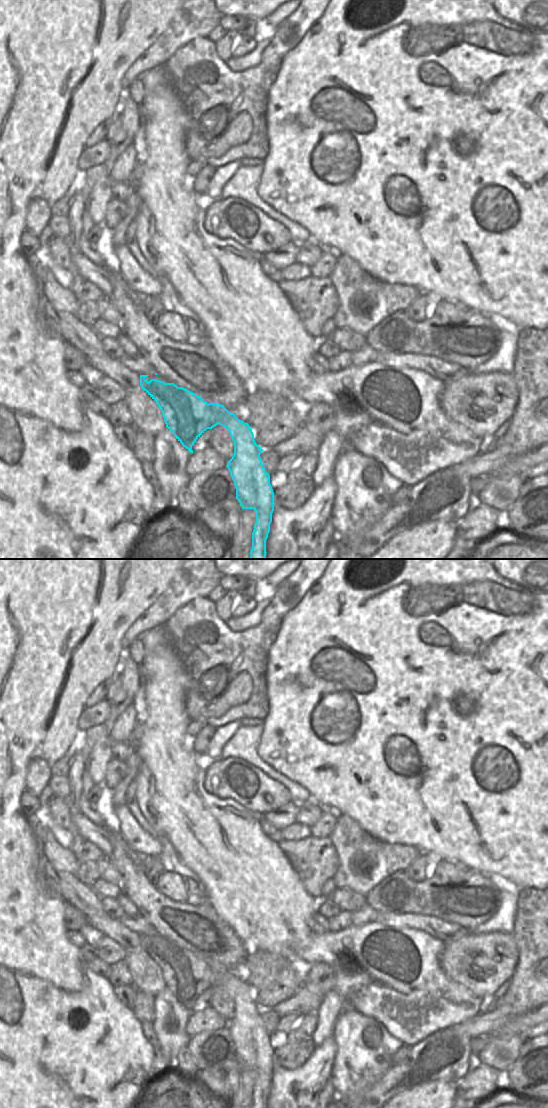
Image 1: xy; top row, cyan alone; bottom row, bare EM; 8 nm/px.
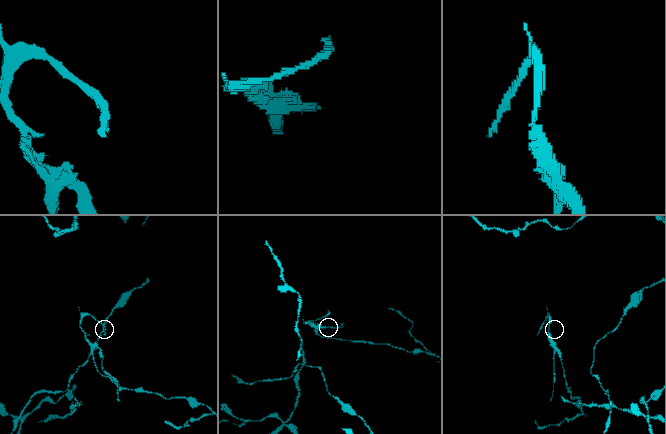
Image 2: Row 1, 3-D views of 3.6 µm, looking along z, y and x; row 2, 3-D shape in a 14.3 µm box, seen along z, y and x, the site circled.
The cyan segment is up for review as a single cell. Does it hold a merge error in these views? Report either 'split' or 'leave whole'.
split

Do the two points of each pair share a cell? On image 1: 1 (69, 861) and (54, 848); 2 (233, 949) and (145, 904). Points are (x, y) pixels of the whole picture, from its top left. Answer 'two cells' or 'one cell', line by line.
1: one cell
2: one cell

